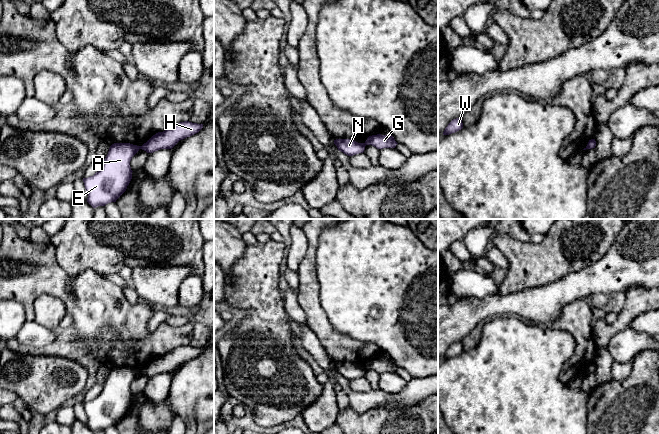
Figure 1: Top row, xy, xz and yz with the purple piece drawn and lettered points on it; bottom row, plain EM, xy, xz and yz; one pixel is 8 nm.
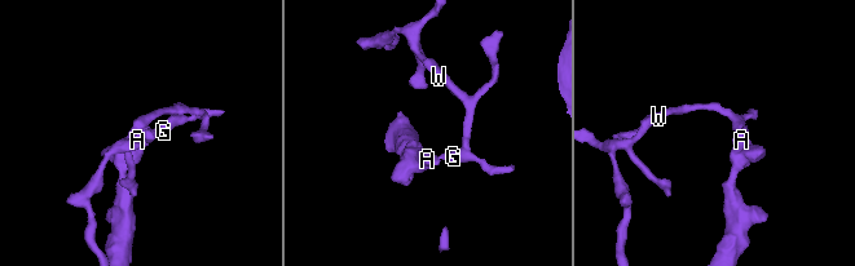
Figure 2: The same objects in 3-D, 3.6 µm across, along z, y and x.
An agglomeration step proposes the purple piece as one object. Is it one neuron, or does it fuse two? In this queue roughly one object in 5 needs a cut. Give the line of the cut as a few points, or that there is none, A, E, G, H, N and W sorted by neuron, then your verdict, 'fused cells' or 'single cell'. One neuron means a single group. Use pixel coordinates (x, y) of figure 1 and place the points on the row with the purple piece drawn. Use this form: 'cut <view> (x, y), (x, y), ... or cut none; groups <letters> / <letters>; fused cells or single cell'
cut xy (139, 146), (140, 148); groups A E N / G H W; fused cells

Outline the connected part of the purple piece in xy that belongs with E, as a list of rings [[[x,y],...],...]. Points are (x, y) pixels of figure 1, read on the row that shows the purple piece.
[[[130,143],[112,144],[101,169],[93,176],[83,178],[87,202],[93,208],[116,202],[126,191],[133,172],[130,161],[139,149],[140,146]]]

